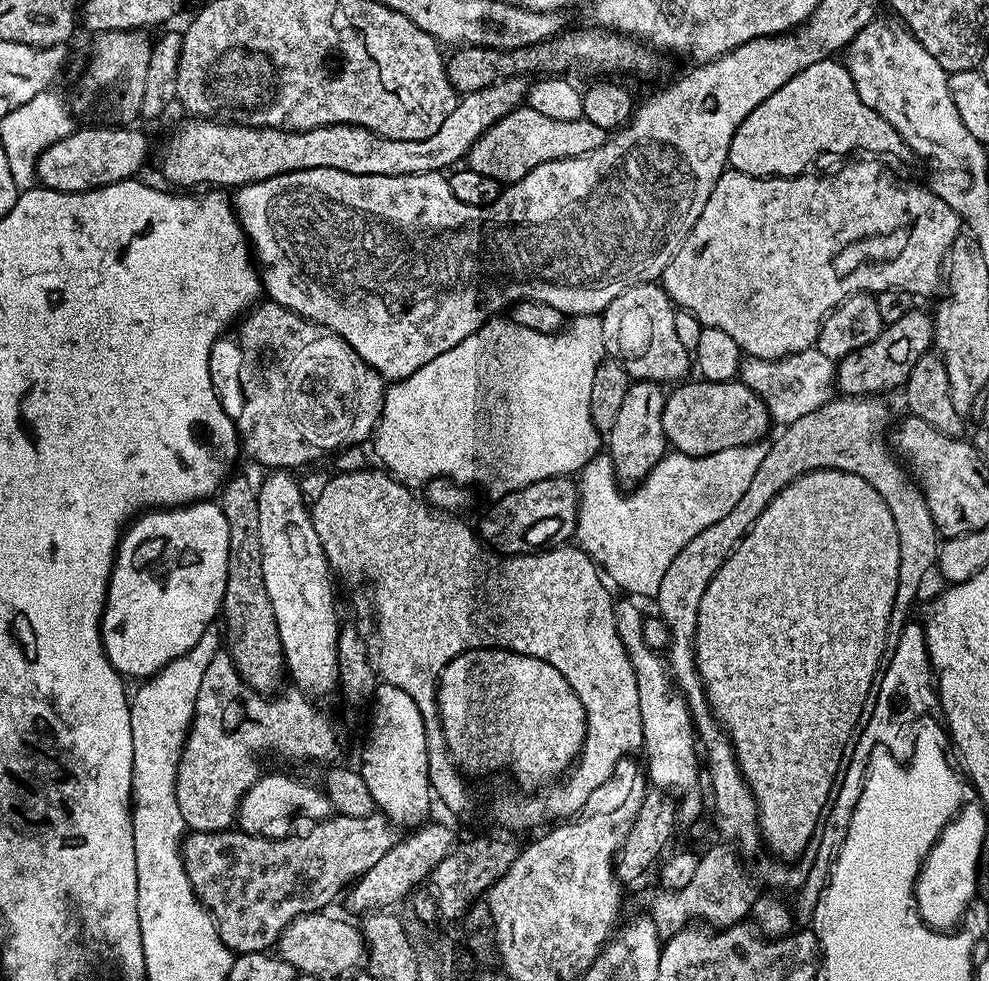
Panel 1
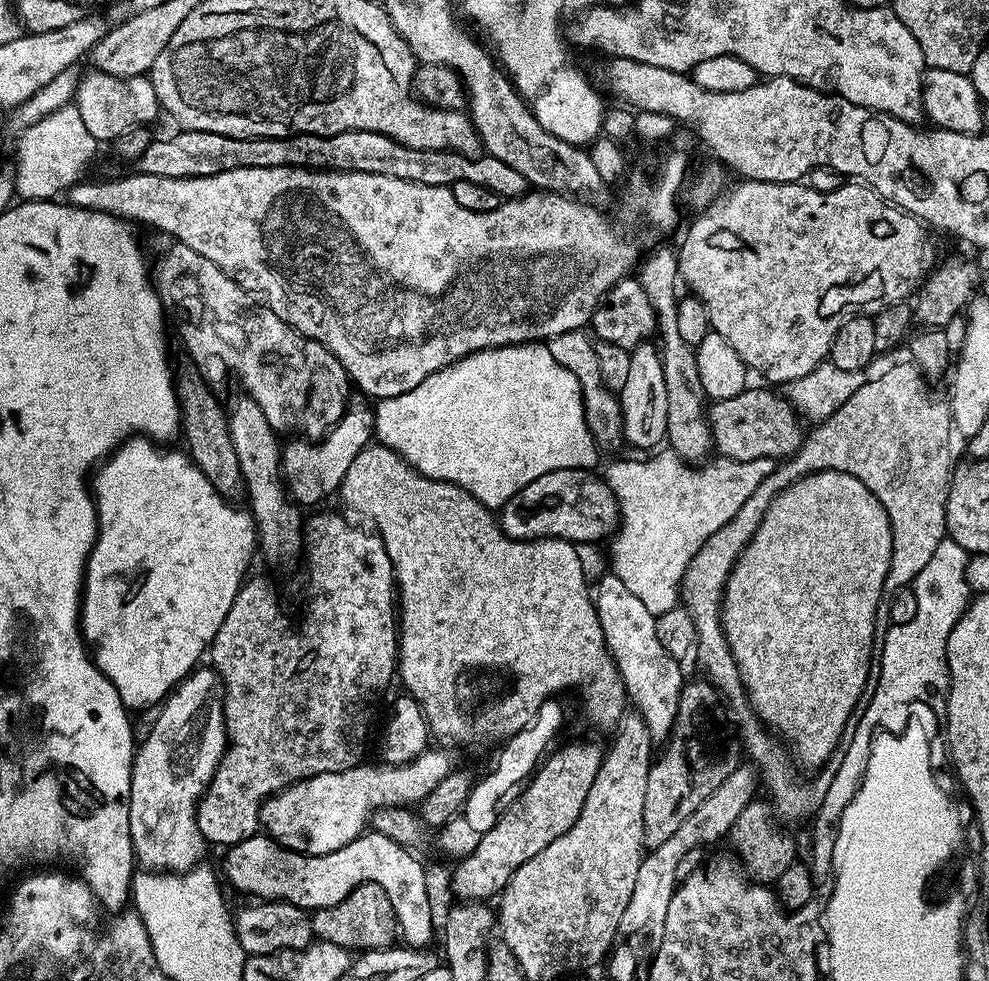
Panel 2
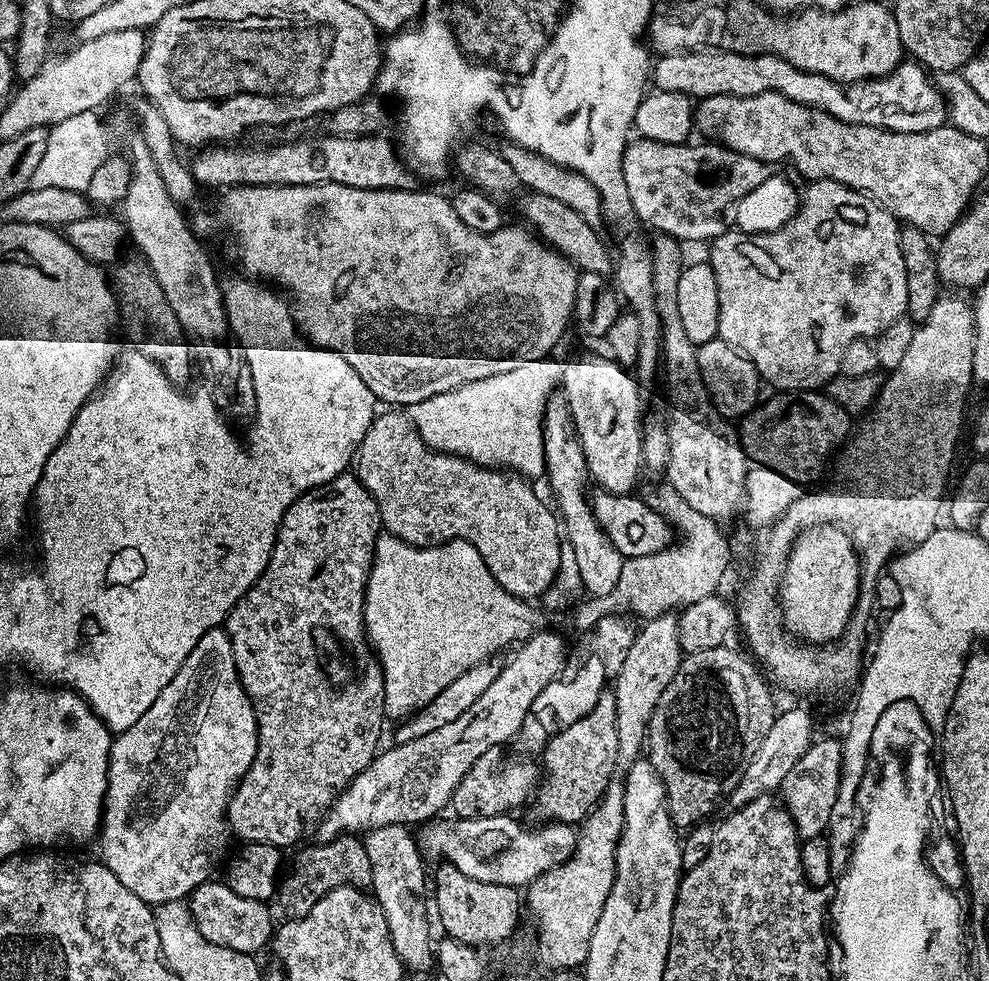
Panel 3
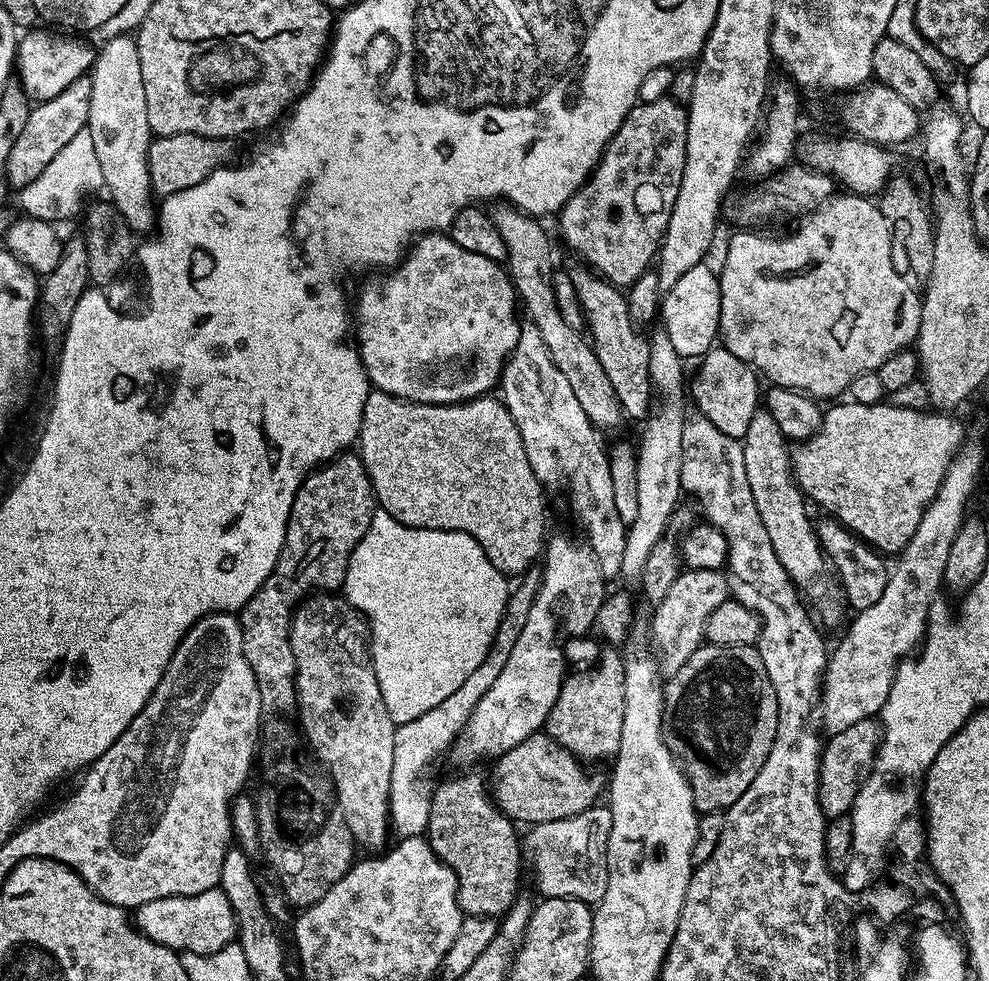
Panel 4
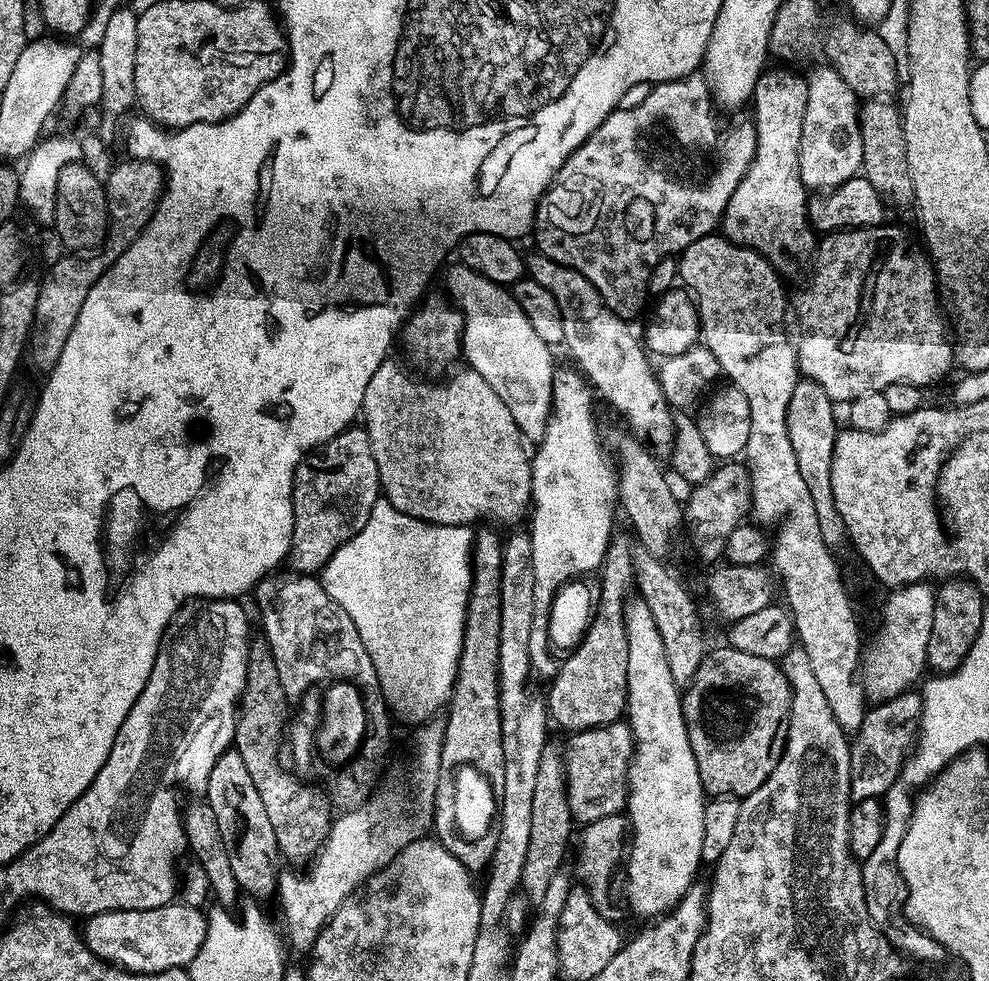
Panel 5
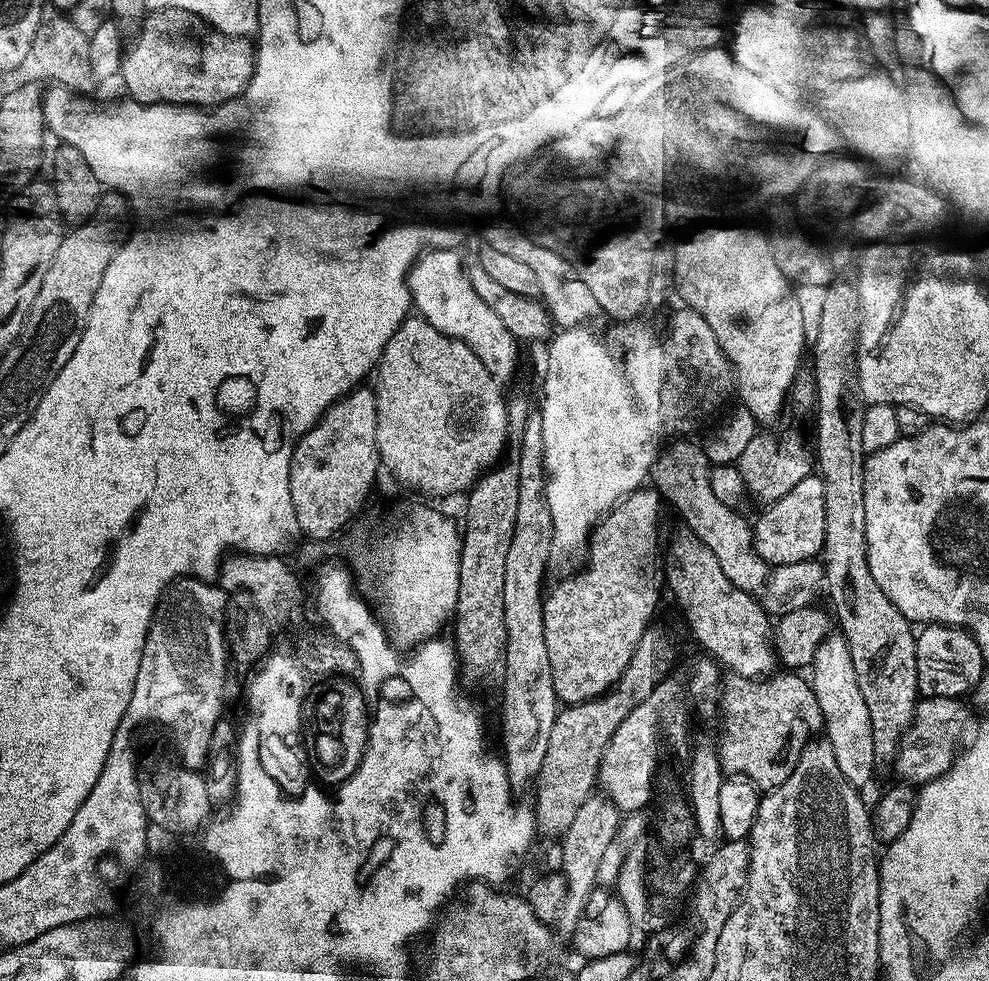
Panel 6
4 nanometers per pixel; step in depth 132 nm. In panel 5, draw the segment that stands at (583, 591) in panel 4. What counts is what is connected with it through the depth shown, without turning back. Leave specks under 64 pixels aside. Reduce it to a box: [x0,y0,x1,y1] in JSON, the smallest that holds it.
[530,366,618,682]

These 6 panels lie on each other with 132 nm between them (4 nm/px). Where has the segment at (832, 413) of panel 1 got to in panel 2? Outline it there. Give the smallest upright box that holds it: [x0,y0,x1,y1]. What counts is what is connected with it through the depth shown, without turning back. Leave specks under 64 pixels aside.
[682,362,954,720]

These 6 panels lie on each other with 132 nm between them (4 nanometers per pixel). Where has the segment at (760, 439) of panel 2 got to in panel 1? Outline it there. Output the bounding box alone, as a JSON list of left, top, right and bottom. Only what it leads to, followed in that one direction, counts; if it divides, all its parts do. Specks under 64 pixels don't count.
[662,378,770,456]

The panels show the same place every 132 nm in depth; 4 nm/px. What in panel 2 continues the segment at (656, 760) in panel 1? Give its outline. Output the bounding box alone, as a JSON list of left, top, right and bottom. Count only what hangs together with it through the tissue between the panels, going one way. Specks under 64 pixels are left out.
[594,574,686,741]

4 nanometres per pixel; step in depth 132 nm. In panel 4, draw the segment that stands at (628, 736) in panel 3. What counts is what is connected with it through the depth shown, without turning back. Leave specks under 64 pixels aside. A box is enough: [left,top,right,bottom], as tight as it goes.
[650,568,729,677]

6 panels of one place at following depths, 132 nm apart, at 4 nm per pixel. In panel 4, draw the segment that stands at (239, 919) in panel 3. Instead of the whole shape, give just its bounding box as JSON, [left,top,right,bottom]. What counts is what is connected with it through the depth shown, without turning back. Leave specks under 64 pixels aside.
[134,887,237,954]

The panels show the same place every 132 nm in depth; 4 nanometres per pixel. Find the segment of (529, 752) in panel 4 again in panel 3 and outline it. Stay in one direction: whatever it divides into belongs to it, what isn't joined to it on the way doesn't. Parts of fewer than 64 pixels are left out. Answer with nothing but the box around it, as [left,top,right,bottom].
[452,747,542,820]

